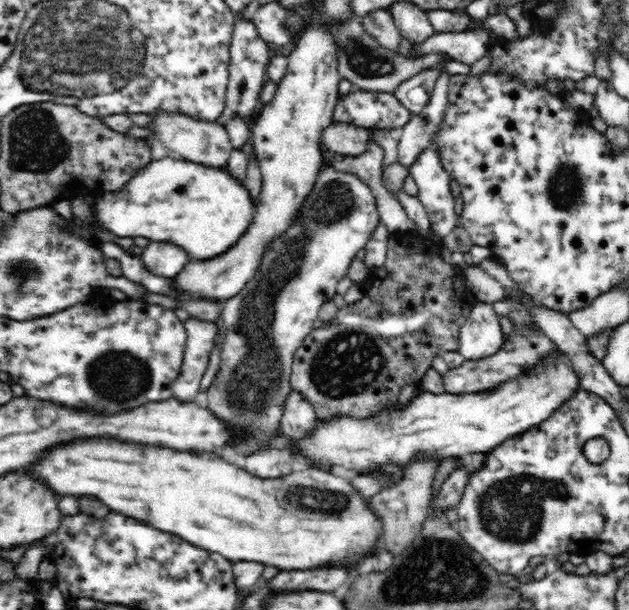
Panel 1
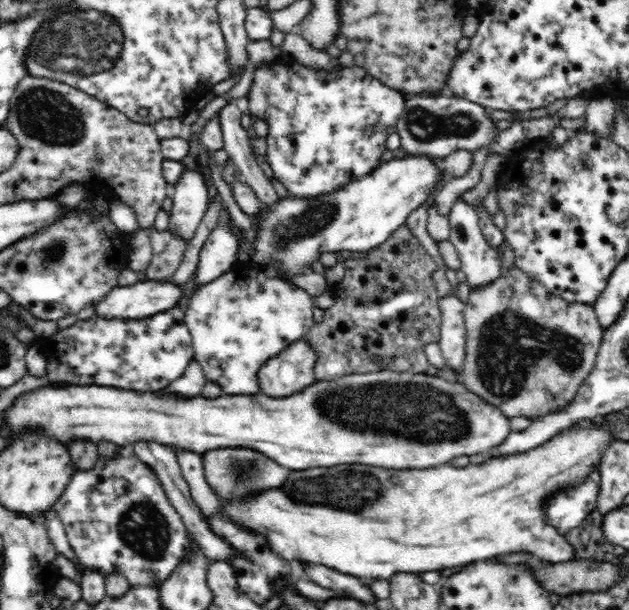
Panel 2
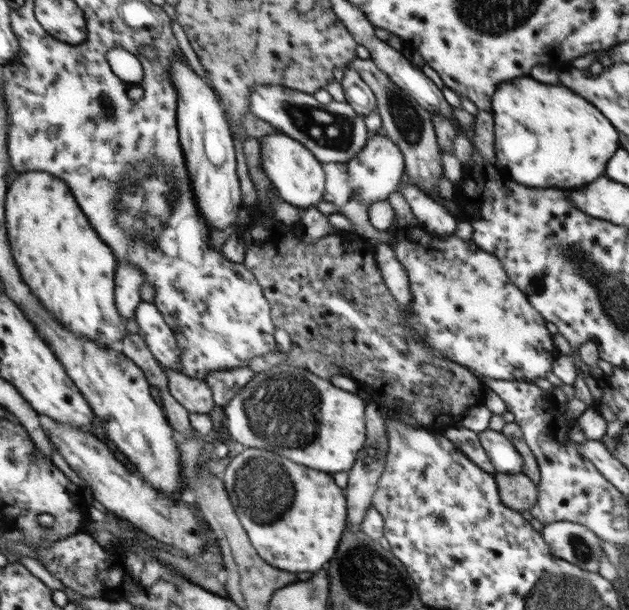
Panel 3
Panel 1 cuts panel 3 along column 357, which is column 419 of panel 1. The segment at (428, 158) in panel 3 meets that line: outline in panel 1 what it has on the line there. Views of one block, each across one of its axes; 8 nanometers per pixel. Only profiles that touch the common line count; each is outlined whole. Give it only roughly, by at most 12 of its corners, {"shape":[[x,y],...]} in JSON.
{"shape":[[359,19],[332,24],[338,71],[353,91],[394,93],[452,58],[382,48]]}

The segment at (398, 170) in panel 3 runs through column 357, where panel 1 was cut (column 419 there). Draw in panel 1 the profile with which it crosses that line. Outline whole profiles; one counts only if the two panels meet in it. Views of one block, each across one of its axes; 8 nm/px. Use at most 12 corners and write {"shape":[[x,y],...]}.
{"shape":[[434,148],[409,166],[433,236],[461,226],[450,175]]}

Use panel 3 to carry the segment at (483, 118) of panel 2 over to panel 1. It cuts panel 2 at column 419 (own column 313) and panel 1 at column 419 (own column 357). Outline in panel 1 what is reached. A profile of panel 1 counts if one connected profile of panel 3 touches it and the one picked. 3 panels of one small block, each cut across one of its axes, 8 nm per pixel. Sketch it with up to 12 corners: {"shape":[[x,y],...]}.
{"shape":[[442,70],[428,104],[402,127],[397,162],[409,167],[432,138],[448,106]]}

